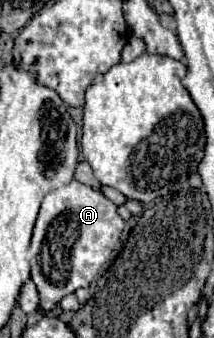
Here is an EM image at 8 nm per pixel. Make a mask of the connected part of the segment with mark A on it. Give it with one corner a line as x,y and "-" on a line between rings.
77,180
45,196
29,248
31,280
39,290
43,310
51,310
63,296
77,288
87,288
95,280
101,266
111,258
123,226
125,222
117,214
117,206
101,192

